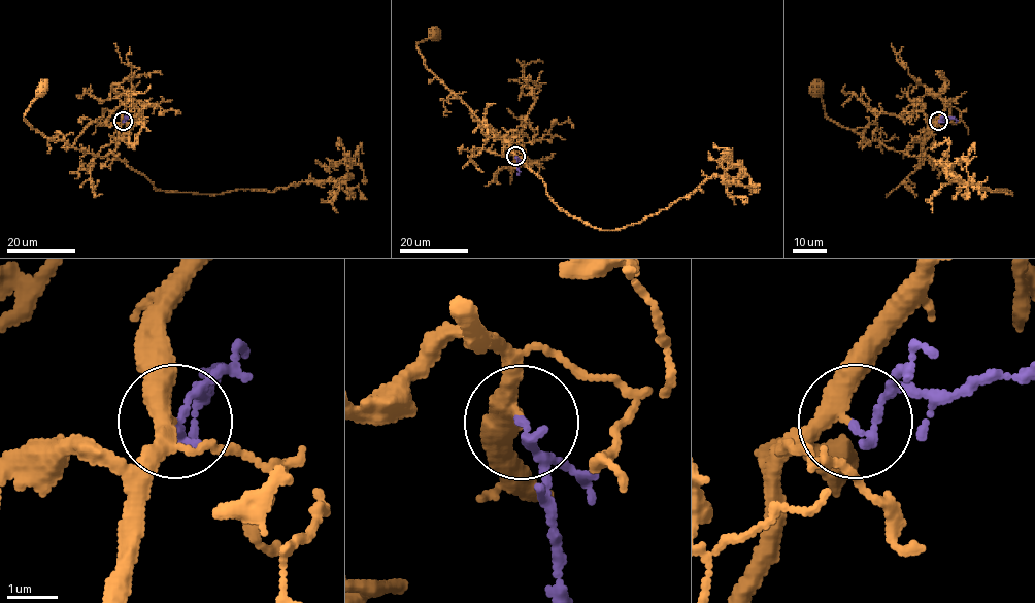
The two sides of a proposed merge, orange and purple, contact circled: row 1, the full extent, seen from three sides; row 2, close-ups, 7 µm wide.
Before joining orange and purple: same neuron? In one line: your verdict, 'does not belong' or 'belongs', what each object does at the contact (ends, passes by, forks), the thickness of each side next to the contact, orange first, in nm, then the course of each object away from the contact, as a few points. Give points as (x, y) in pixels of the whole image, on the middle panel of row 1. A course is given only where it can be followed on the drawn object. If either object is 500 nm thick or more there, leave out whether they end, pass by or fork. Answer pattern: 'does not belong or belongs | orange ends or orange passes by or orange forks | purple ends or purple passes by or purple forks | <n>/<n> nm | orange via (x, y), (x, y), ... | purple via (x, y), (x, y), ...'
belongs | orange passes by | purple ends | 340/160 nm | orange via (515, 156), (509, 140), (496, 135), (426, 67), (416, 45), (434, 33) | purple via (515, 156), (520, 172), (516, 174)

